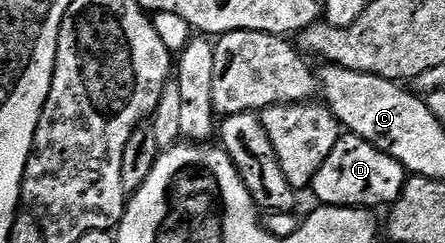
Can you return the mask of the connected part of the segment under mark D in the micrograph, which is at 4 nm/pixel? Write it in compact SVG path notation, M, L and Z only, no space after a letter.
M346 133L336 141L336 149L328 153L328 161L320 165L312 184L312 192L319 199L319 204L328 207L379 209L398 200L407 178L408 172L400 161L376 149L376 145L364 141L360 136Z

